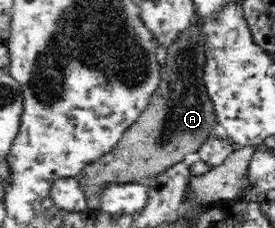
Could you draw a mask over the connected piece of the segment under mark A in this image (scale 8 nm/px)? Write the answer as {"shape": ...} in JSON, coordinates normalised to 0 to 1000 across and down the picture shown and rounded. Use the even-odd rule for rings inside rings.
{"shape":[[[705,75],[691,118],[607,206],[607,254],[582,303],[585,351],[538,469],[455,575],[415,654],[309,724],[273,772],[320,873],[316,925],[364,921],[364,838],[389,803],[505,798],[524,776],[560,776],[640,711],[705,693],[749,601],[796,575],[775,443],[745,390],[749,211],[749,140],[727,79]]]}

